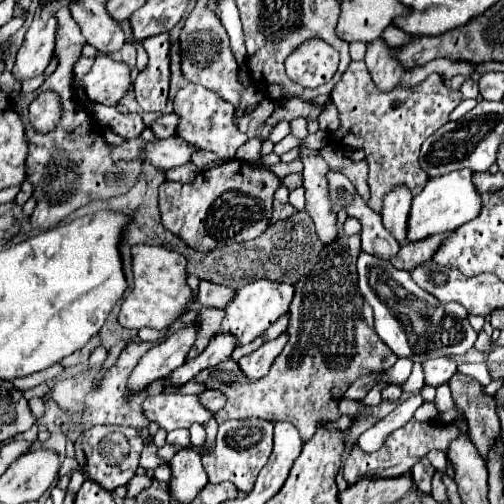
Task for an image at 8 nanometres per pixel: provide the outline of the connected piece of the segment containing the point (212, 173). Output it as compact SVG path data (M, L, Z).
M231 159L213 169L199 171L191 183L165 181L159 187L163 225L201 251L259 237L271 223L273 195L281 185L281 179L275 173L259 167L261 165Z

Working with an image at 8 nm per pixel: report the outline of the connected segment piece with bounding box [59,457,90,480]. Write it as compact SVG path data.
M65 457L65 458L64 458L64 459L63 459L63 461L62 461L62 464L61 464L61 468L60 468L60 470L59 470L59 475L60 475L60 476L70 476L70 475L71 475L71 471L73 471L73 469L79 469L79 470L80 470L80 471L81 471L81 472L82 472L82 473L83 473L83 474L84 474L84 477L85 477L85 480L90 480L90 478L89 478L89 477L88 477L88 476L87 476L87 475L85 475L85 473L84 473L84 471L83 471L83 469L81 469L81 467L80 467L80 465L79 465L79 464L78 464L78 462L77 462L77 460L76 460L76 459L75 459L75 458L71 458L71 457Z

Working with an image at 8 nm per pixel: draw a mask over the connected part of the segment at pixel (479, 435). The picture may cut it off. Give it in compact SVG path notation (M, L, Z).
M455 373L449 379L449 387L457 407L463 409L469 423L469 435L479 453L485 457L491 443L499 437L499 417L495 397L485 395L483 385L463 373Z

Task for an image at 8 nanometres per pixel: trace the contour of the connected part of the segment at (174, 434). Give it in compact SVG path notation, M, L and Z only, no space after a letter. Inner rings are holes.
M175 429L175 431L169 431L169 433L167 433L167 443L173 443L177 449L191 447L191 443L189 443L189 429Z

